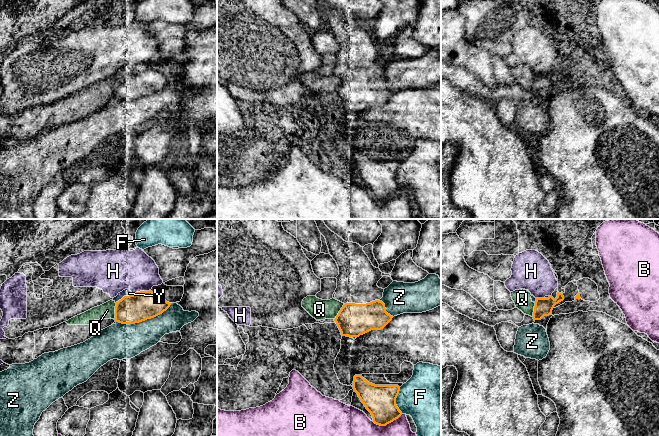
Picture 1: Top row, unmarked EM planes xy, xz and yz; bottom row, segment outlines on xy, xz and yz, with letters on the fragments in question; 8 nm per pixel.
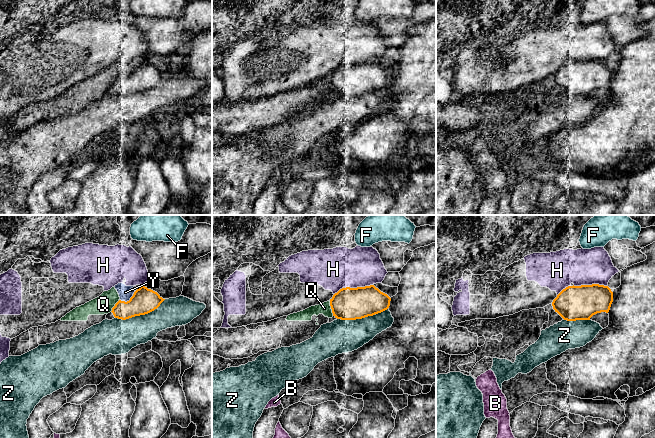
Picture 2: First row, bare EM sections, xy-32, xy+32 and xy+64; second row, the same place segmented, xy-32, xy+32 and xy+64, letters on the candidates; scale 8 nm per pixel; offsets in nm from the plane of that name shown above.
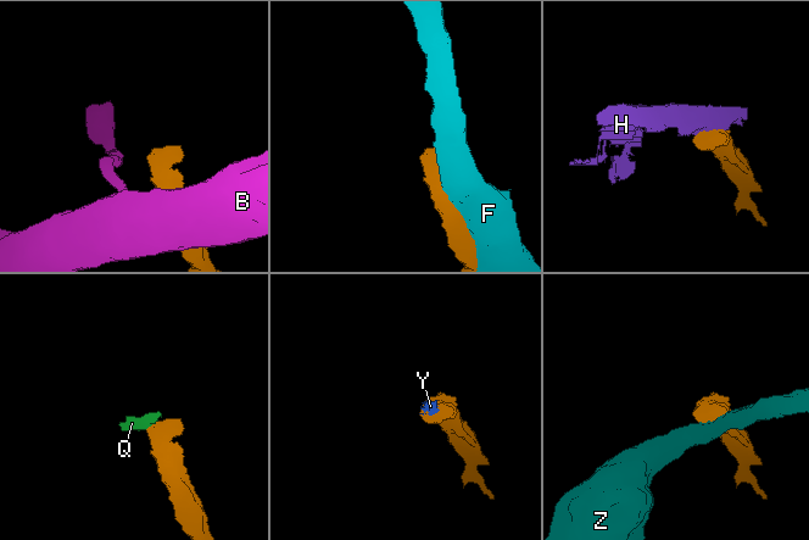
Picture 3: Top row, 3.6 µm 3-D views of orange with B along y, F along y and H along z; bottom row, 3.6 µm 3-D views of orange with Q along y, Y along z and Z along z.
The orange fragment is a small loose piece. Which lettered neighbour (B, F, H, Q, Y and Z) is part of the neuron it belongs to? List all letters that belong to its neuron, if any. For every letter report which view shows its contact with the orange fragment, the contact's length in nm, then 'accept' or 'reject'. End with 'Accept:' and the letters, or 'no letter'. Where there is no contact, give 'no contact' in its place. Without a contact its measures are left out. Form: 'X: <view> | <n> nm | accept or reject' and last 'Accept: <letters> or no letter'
B: xz | 260 nm | reject
F: xz | 220 nm | reject
H: xy | 150 nm | reject
Q: xy | 140 nm | reject
Y: xy | 170 nm | reject
Z: xy | 480 nm | reject
Accept: no letter

